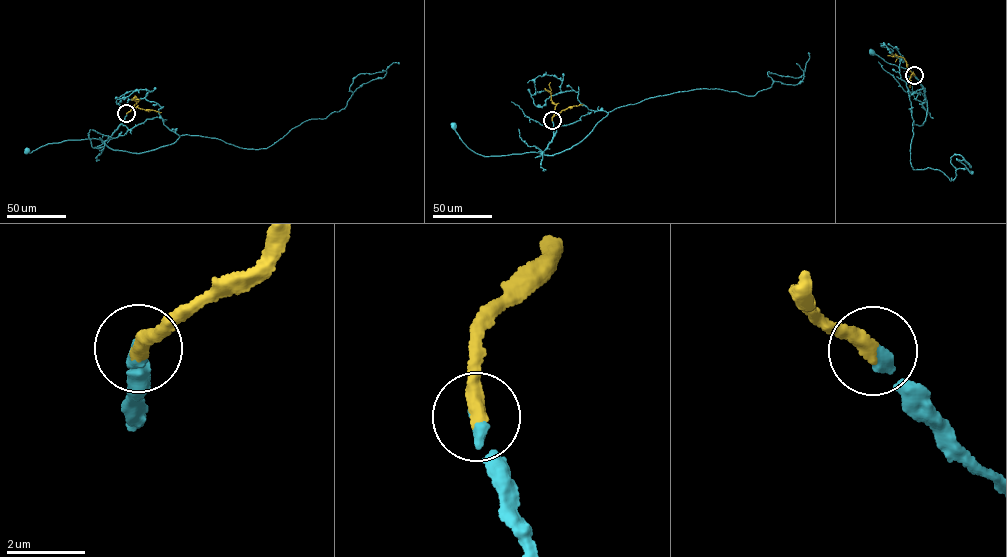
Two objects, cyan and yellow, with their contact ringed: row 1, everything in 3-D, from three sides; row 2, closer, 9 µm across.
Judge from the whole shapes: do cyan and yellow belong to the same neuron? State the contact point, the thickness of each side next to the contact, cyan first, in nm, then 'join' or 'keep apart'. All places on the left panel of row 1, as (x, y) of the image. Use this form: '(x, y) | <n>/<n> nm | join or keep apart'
(126, 113) | 320/400 nm | join

